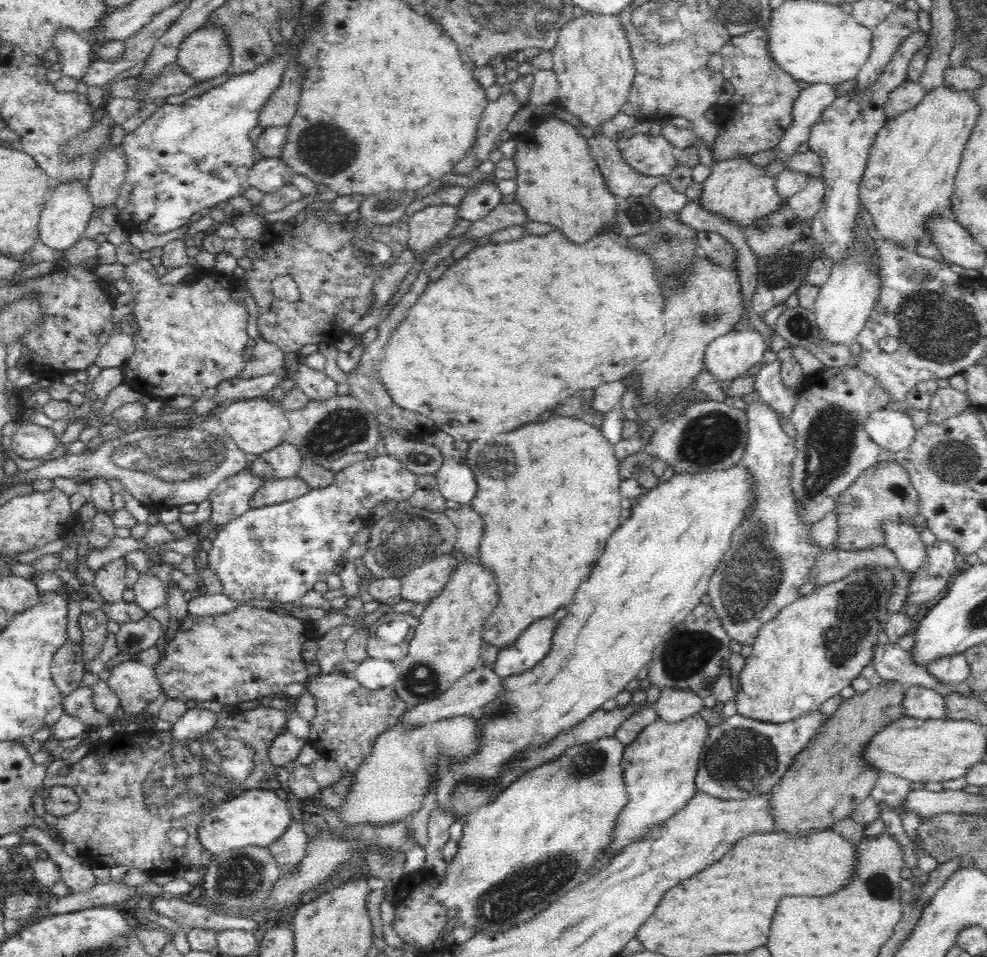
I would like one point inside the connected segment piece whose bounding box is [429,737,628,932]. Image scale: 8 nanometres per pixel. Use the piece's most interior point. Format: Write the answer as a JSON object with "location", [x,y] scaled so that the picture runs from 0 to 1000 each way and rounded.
{"location":[524,892]}

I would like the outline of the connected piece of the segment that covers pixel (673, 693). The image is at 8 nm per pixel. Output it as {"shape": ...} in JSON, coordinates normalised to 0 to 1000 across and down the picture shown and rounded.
{"shape":[[[673,720],[661,740],[667,751],[675,755],[684,755],[712,742],[712,730],[700,721]]]}

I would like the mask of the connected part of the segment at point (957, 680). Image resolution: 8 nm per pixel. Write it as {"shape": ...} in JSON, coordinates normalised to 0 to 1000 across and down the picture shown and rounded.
{"shape":[[[977,682],[966,687],[952,687],[943,692],[939,698],[941,706],[944,706],[953,717],[973,717],[980,715],[983,698]]]}

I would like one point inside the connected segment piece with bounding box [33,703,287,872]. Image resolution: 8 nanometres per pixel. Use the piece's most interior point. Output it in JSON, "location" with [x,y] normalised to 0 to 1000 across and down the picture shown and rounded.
{"location":[119,861]}

